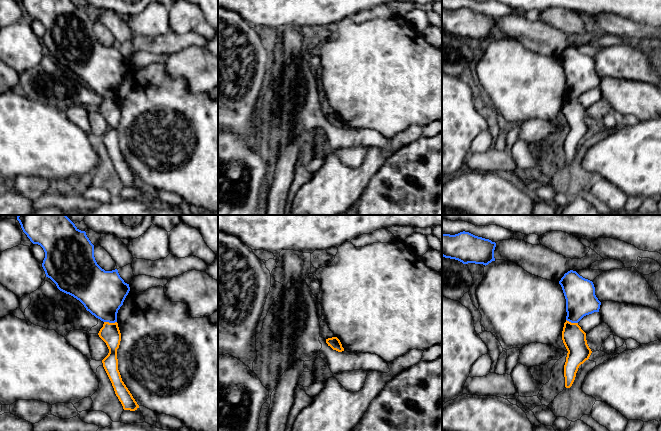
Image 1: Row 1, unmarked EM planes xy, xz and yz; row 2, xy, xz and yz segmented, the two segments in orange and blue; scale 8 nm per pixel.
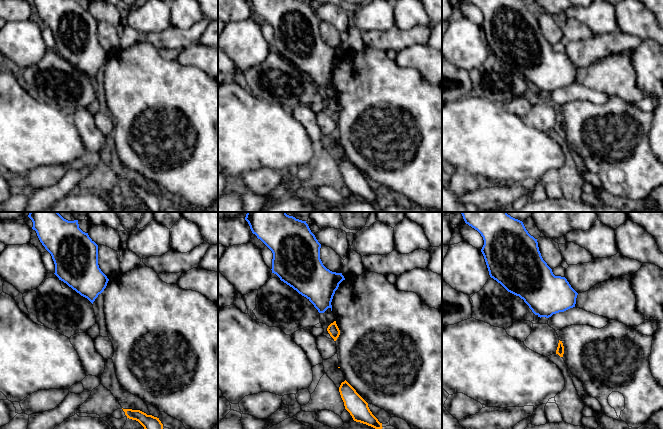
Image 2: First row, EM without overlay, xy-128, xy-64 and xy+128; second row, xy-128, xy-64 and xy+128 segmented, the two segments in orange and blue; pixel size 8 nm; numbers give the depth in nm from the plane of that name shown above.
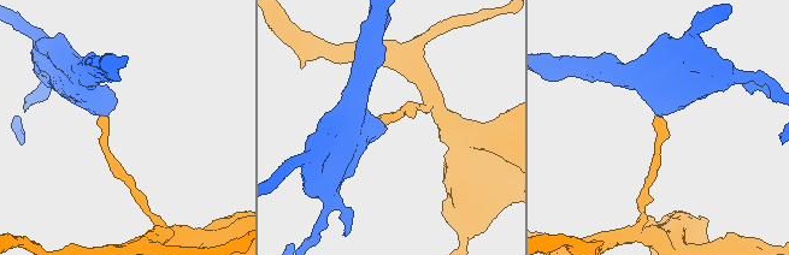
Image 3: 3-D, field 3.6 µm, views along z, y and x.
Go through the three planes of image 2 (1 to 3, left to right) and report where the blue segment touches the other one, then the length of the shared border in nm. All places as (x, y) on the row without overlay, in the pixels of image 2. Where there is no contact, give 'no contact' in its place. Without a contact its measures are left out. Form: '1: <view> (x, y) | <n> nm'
1: no contact
2: no contact
3: no contact

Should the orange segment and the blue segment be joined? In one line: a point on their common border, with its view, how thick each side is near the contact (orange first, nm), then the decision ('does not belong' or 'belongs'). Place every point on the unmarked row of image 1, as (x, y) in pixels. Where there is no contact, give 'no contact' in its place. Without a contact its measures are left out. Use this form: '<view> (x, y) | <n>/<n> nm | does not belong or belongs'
xy (110, 99) | 160/360 nm | does not belong

